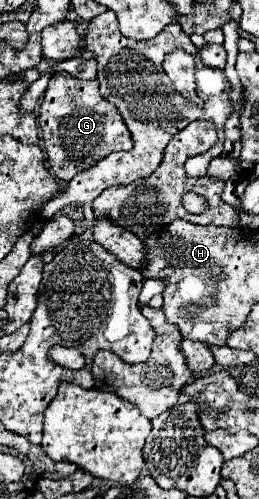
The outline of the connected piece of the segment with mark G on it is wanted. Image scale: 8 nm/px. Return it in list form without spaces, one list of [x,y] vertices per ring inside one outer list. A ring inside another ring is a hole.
[[[65,71],[53,73],[49,79],[49,85],[43,93],[43,101],[39,105],[39,127],[41,127],[43,139],[45,139],[49,167],[55,173],[55,177],[61,181],[73,179],[73,175],[89,169],[93,163],[97,163],[99,159],[103,159],[105,155],[109,155],[113,151],[131,151],[133,149],[131,133],[129,133],[119,109],[101,97],[99,81],[97,79],[89,79],[89,81],[77,79]]]

